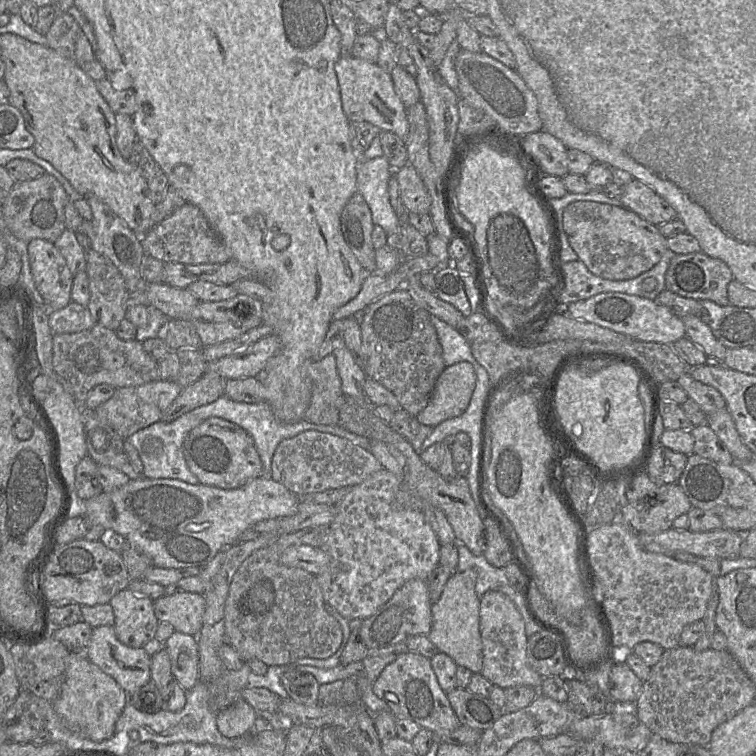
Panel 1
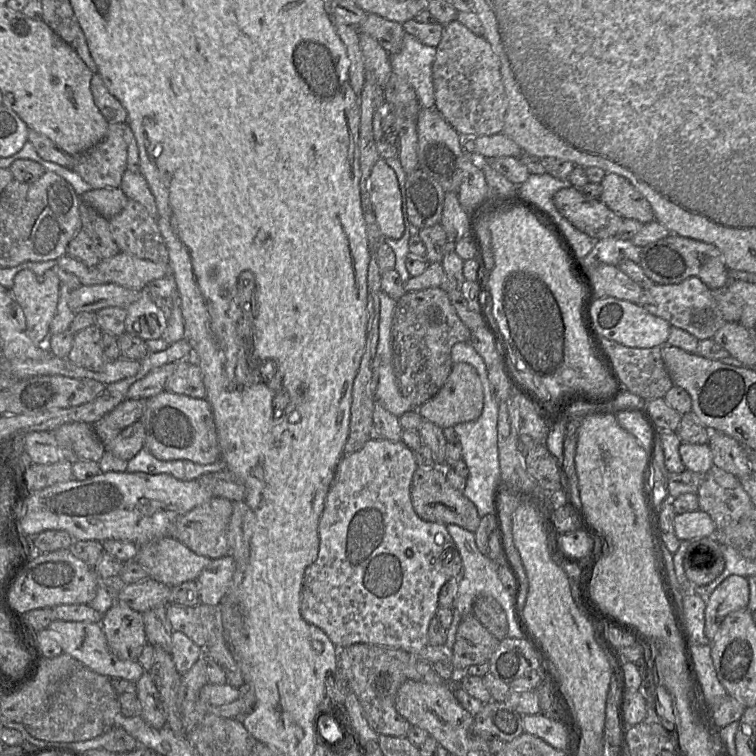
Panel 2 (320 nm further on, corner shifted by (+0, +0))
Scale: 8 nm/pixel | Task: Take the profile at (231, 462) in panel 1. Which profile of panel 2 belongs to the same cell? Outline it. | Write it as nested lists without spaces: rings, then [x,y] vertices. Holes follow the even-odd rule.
[[[164,390],[145,401],[139,420],[145,428],[144,446],[159,460],[212,464],[221,459],[213,412],[205,398]]]

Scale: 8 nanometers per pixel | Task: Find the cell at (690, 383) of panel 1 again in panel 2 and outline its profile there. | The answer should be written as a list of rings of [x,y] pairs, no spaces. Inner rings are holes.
[[[711,431],[708,445],[714,466],[737,478],[747,478],[754,474],[746,455],[746,448],[733,437],[719,431]]]

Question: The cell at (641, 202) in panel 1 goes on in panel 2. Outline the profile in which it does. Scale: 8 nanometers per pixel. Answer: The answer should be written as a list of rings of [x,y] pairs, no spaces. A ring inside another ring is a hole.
[[[606,173],[600,184],[600,200],[623,219],[637,220],[642,224],[655,220],[648,200],[623,176]]]

